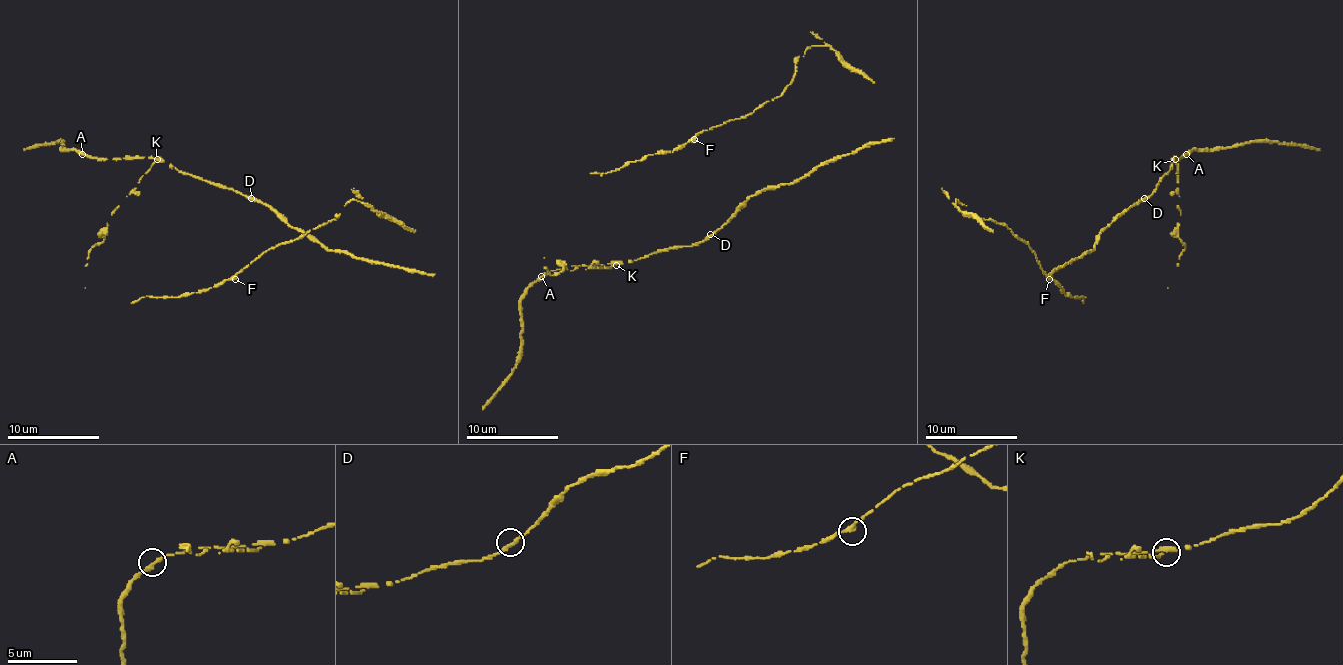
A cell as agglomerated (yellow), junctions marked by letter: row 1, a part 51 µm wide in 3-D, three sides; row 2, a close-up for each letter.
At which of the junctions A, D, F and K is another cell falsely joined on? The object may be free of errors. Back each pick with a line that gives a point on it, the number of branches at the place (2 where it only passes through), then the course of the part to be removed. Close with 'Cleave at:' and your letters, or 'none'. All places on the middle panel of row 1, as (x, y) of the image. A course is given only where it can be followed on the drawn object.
K: (616, 265) | 2
Cleave at: K

